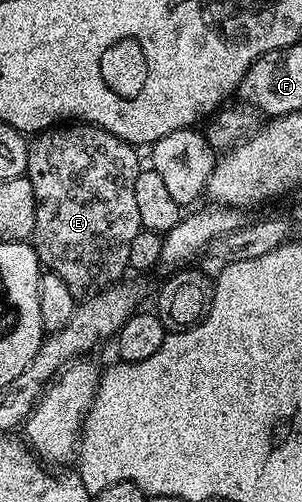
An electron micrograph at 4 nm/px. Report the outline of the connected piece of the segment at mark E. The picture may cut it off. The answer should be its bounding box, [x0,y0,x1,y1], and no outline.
[25,121,143,297]

